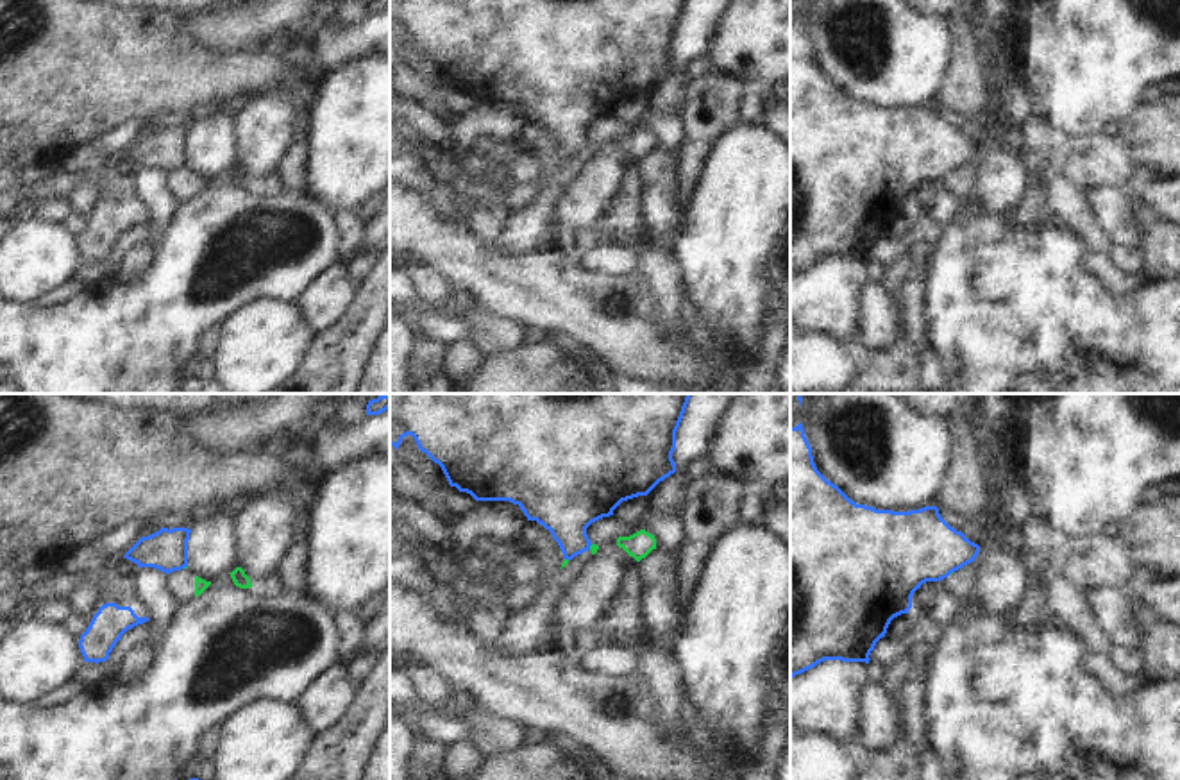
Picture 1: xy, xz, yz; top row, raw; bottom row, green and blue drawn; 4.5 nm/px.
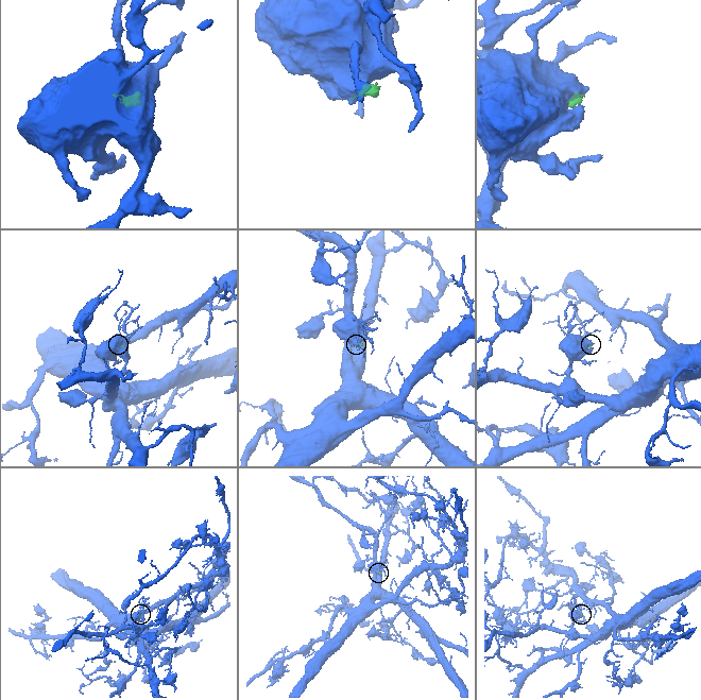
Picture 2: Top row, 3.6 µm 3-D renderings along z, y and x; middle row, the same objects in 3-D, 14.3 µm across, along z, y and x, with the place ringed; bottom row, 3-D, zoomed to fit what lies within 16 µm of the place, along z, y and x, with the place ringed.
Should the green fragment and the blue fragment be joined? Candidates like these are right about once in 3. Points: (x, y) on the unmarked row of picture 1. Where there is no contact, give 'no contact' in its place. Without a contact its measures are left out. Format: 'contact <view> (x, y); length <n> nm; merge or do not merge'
contact xz (590, 145); length 30 nm; do not merge

